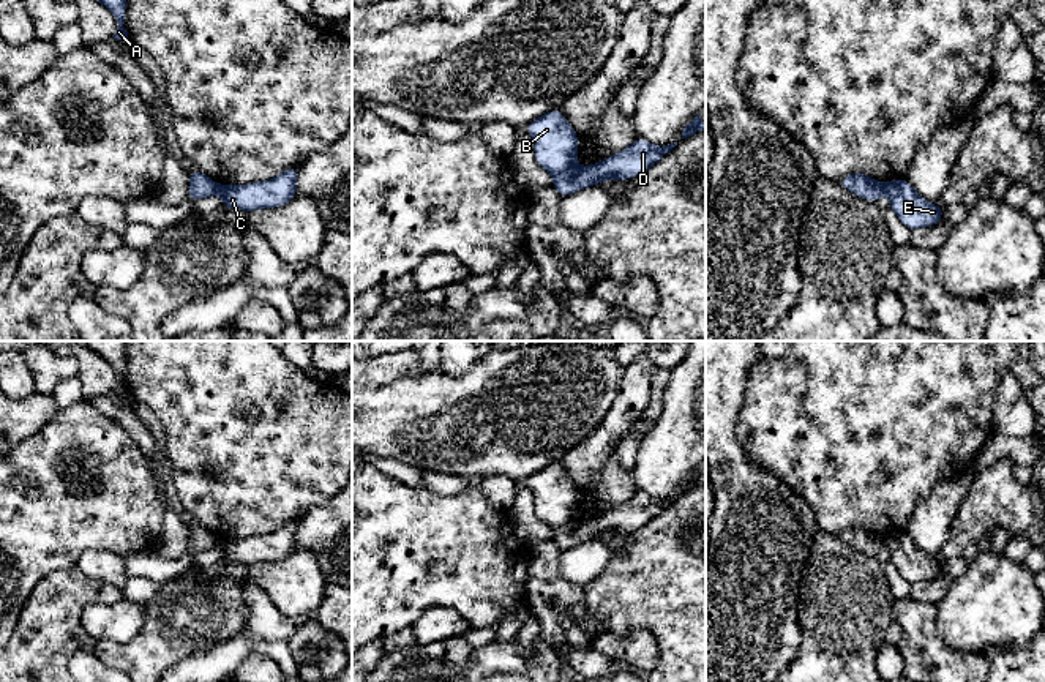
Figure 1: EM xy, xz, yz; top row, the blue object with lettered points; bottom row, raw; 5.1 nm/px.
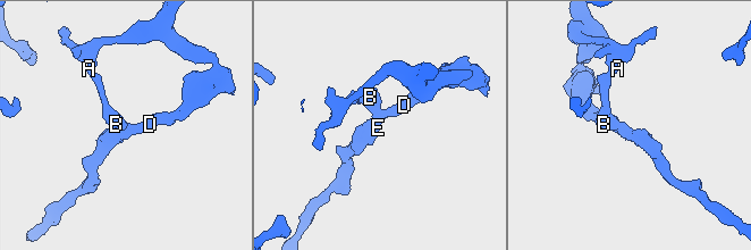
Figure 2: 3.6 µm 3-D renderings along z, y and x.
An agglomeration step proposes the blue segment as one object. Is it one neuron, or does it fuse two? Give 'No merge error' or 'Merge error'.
Merge error

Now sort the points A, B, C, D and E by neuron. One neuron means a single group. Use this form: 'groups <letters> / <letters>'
groups A B / C D E

